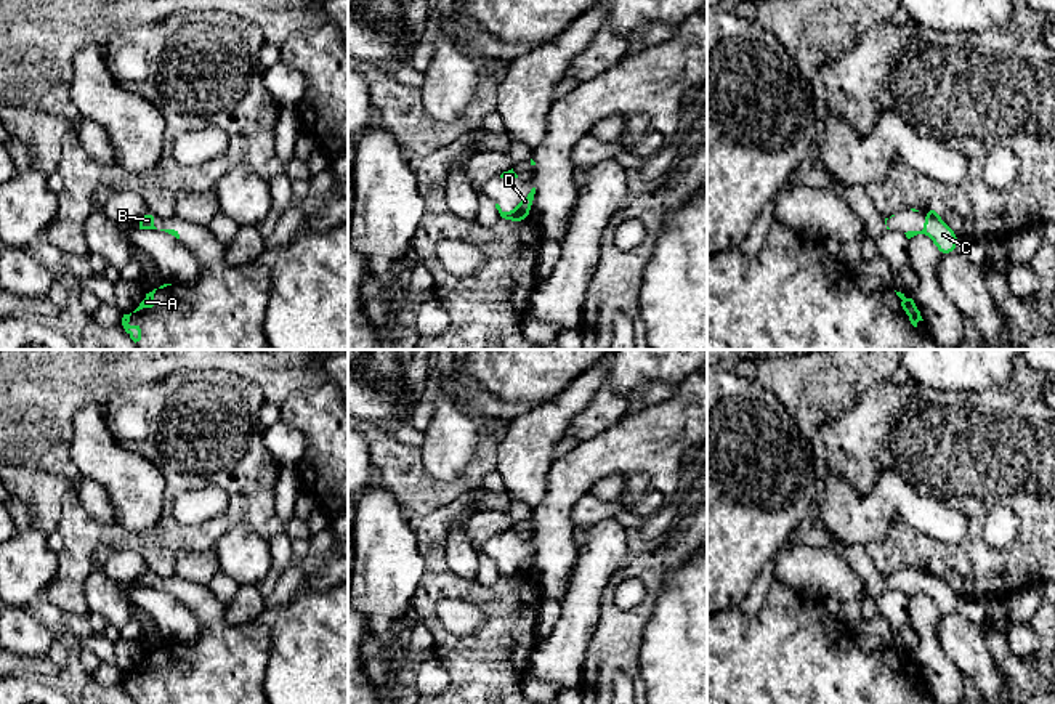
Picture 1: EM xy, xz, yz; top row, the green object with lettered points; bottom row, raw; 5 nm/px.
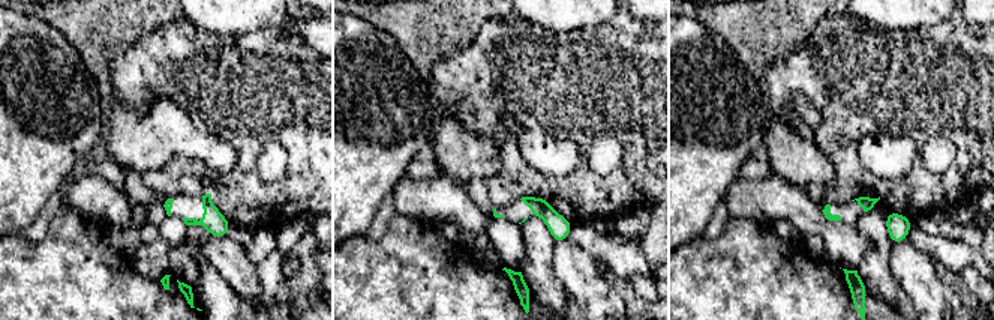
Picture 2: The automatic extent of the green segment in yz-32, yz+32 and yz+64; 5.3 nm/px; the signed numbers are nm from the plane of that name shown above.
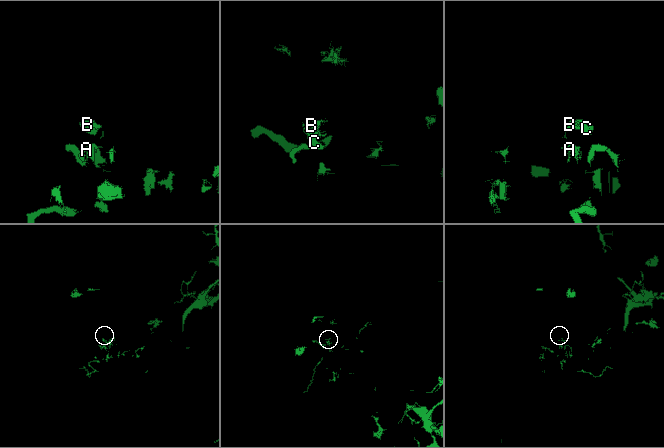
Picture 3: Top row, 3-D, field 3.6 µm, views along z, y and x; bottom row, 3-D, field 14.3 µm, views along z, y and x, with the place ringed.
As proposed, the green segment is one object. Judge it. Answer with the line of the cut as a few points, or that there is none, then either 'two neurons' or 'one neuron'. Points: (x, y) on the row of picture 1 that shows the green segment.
cut none; one neuron

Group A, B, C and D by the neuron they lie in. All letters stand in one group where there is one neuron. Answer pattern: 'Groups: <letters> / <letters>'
Groups: A B C D

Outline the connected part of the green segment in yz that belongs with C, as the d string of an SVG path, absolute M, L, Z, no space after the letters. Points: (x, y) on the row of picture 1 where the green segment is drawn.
M936 205L924 212L925 212L924 229L907 231L904 233L906 237L911 239L917 234L925 234L935 242L936 250L941 255L954 253L960 237L941 220Z

